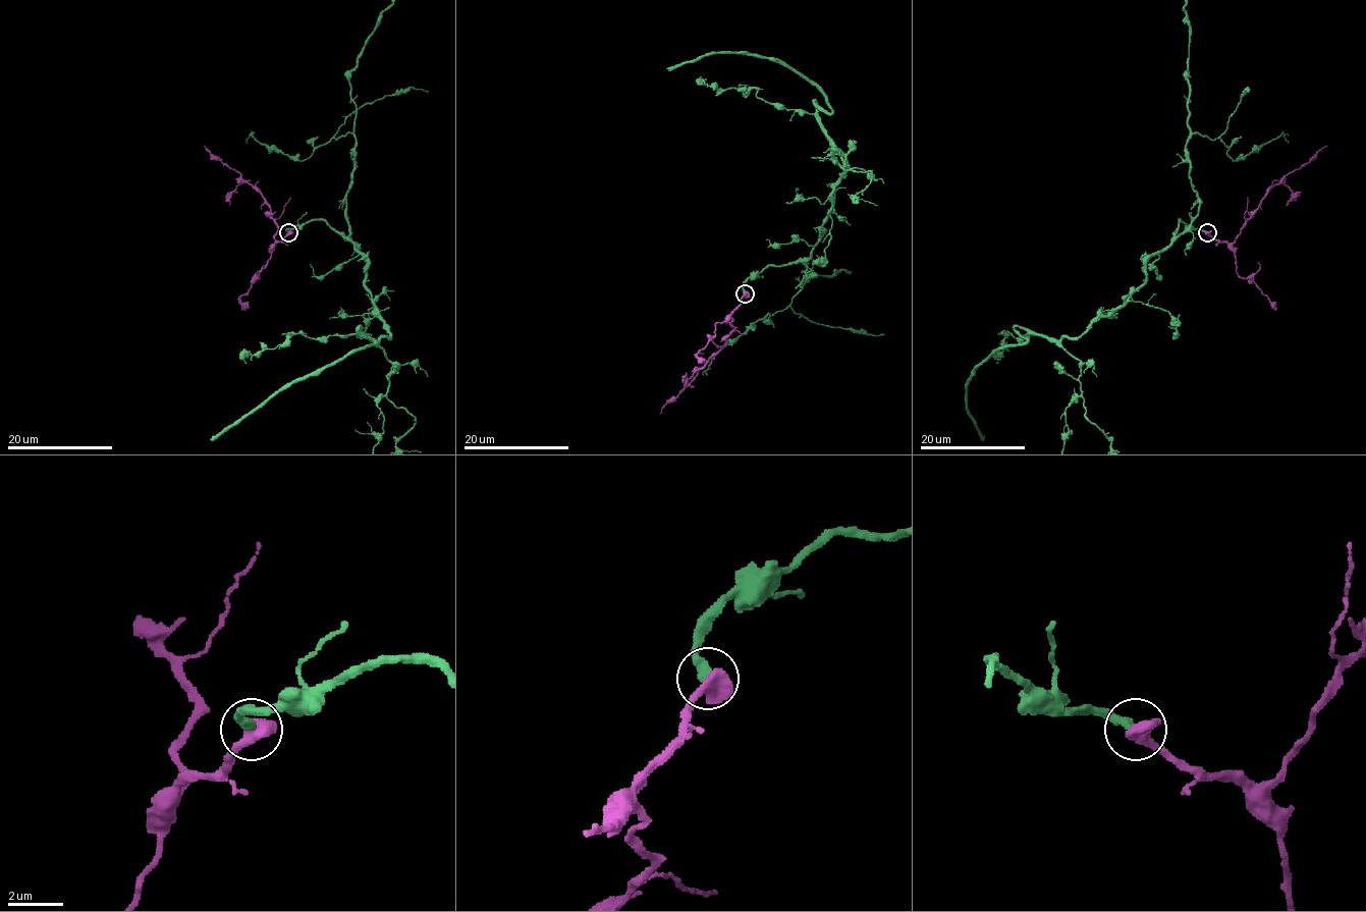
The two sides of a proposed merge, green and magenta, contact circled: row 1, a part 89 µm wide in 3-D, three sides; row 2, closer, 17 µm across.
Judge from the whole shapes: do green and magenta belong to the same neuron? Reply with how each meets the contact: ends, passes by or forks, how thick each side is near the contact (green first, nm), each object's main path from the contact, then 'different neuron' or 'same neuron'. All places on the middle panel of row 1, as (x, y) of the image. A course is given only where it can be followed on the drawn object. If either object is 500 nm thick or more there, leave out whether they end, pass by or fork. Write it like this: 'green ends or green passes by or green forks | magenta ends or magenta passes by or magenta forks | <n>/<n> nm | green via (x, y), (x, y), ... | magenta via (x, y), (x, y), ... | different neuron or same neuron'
320/700 nm | magenta via (745, 292), (732, 313), (733, 328), (724, 344), (660, 413) | same neuron

